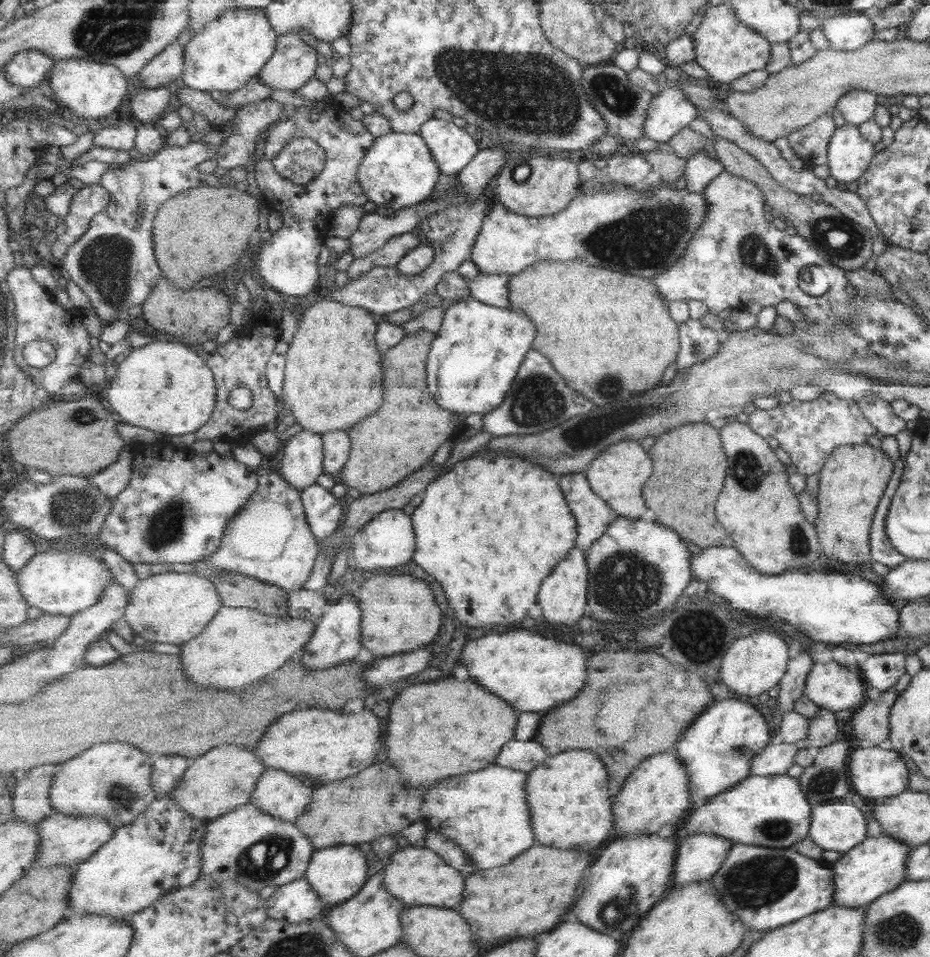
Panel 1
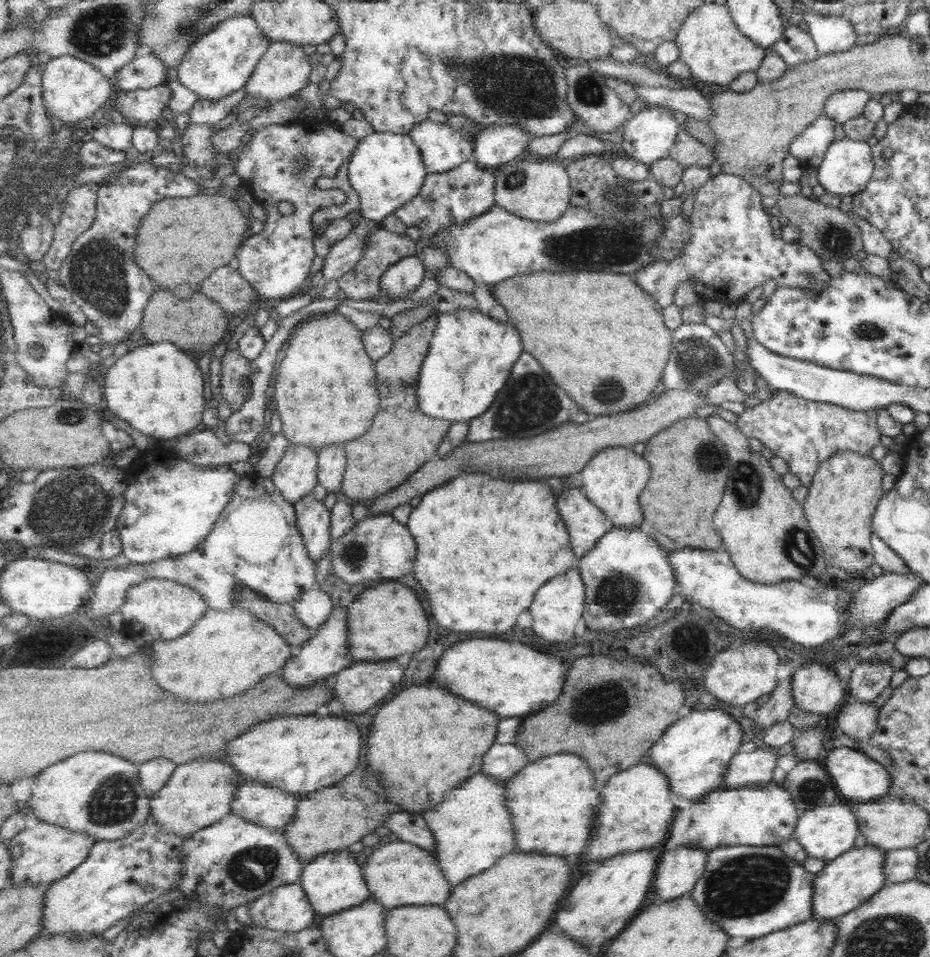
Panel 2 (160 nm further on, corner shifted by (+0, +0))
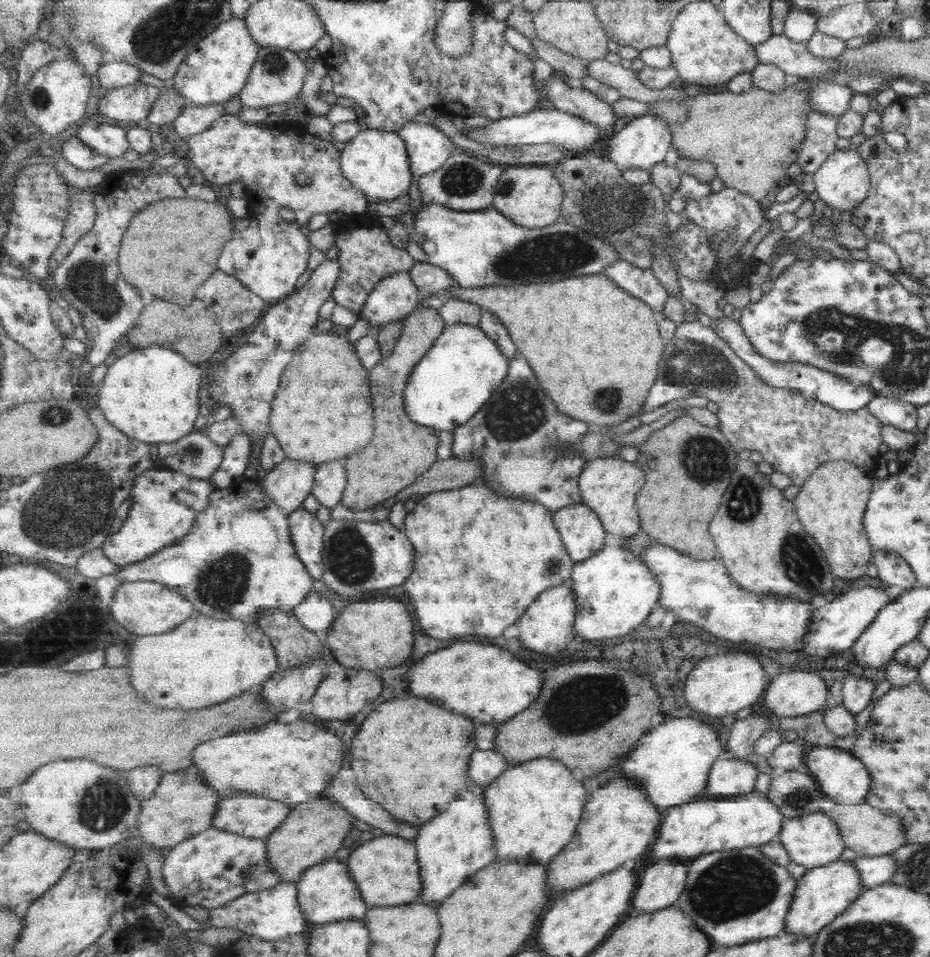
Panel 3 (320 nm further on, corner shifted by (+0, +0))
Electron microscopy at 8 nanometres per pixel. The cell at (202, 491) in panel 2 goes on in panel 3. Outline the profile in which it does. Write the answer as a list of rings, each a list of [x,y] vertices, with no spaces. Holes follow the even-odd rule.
[[[157,459],[156,464],[153,470],[144,472],[140,477],[137,477],[132,496],[129,498],[133,499],[134,503],[129,511],[127,521],[119,532],[113,536],[110,535],[109,542],[105,542],[103,547],[105,554],[119,568],[128,568],[133,563],[159,553],[165,547],[175,544],[183,537],[187,537],[192,532],[199,514],[203,514],[204,510],[208,508],[212,501],[212,494],[217,490],[214,482],[209,478],[195,478],[192,475],[183,474],[181,471],[167,467],[160,459]]]

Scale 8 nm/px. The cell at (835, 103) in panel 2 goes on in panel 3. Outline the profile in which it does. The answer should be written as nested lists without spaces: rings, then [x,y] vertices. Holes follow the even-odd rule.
[[[825,80],[811,83],[806,98],[808,98],[810,110],[838,117],[848,109],[853,93],[854,91],[845,83],[839,84]]]

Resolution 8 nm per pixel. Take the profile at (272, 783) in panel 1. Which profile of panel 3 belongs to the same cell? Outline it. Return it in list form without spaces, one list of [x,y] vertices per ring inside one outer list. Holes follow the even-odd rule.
[[[253,793],[223,797],[212,826],[243,834],[247,838],[265,838],[284,824],[291,805]]]

